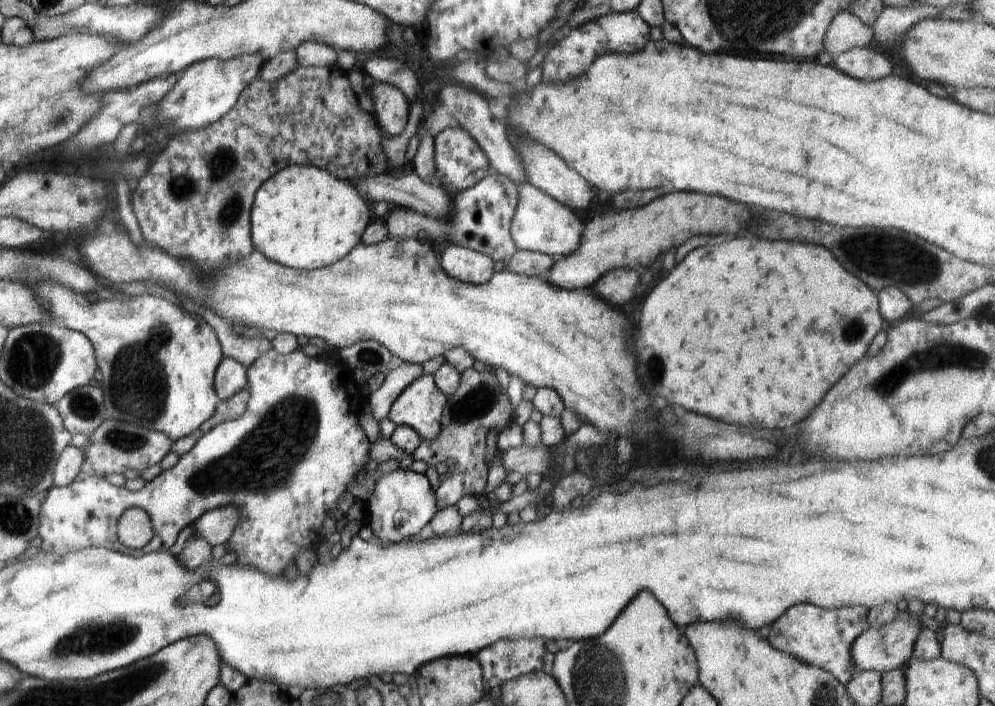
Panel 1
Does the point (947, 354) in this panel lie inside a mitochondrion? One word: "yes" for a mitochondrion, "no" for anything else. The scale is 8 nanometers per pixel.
yes

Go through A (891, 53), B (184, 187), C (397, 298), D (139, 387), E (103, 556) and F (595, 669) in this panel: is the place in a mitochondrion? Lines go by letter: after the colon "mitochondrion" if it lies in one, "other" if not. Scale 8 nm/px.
A: other
B: mitochondrion
C: other
D: mitochondrion
E: other
F: mitochondrion

